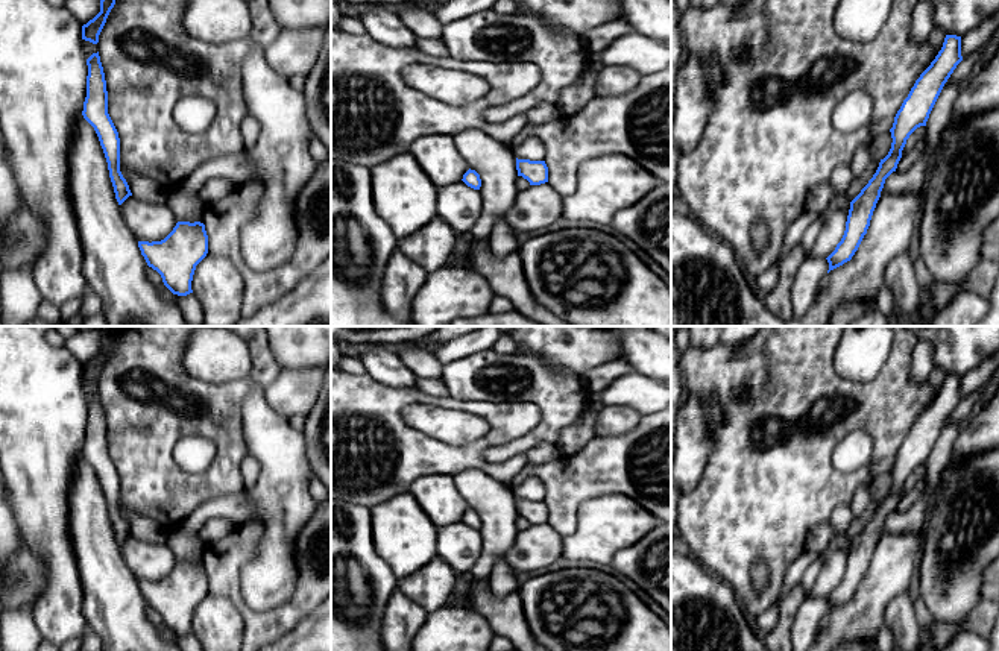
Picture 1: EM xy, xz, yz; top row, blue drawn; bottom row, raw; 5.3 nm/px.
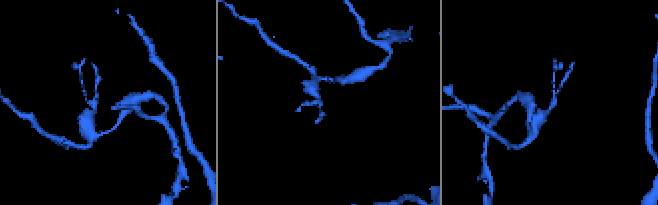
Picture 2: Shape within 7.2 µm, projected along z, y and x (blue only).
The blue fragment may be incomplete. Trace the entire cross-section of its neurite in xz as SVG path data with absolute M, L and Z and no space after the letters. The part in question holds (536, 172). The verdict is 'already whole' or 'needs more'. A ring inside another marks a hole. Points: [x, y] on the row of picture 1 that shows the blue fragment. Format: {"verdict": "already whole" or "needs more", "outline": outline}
{"verdict": "already whole", "outline": "M516 158L518 176L522 176L530 185L540 185L548 182L548 167L545 161L530 161Z"}

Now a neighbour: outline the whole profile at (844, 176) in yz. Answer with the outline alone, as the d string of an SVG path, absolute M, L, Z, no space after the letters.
M838 167L830 175L830 185L837 191L837 197L830 202L829 208L820 215L824 220L824 228L811 250L806 250L808 258L827 258L841 241L846 222L850 209L850 202L844 197L844 191L852 182L850 167Z

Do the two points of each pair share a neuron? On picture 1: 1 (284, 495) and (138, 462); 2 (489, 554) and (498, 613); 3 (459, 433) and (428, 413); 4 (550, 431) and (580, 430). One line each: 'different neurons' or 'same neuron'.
1: different neurons
2: different neurons
3: same neuron
4: different neurons

